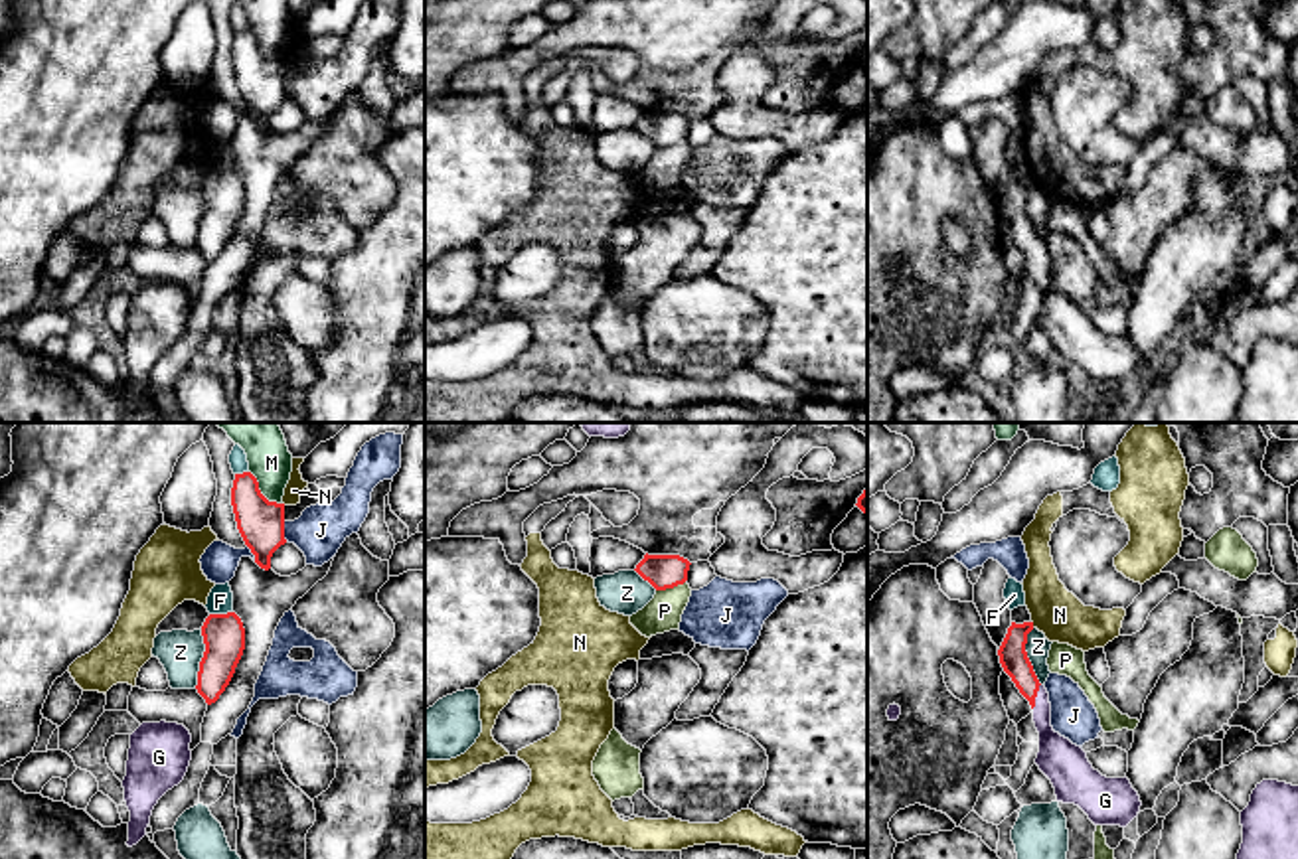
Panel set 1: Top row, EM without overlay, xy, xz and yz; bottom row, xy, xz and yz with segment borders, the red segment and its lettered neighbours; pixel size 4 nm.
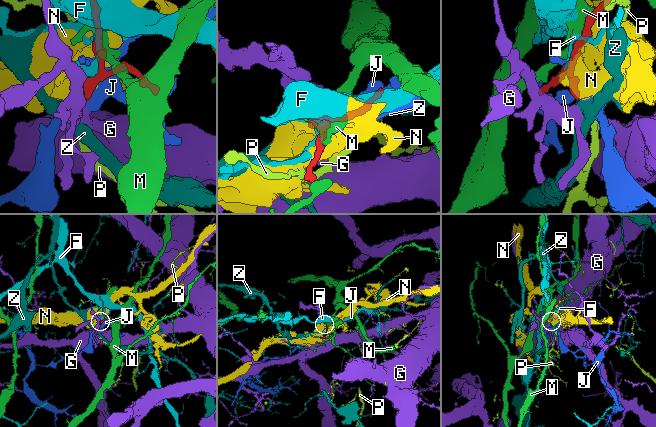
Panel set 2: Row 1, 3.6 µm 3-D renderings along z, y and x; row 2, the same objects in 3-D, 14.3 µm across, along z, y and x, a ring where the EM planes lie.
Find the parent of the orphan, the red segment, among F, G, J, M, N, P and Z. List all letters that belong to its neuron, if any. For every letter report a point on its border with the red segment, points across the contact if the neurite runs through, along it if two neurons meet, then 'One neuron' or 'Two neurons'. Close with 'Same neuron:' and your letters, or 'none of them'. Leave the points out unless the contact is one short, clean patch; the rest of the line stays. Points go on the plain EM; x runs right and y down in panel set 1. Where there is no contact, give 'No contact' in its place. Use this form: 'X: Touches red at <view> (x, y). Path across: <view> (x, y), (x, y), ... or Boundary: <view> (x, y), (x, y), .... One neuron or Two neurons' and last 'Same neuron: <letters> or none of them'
F: Touches red at xy (220, 172). Two neurons
G: Touches red at yz (1036, 253). Path across: yz (1014, 218), (1036, 253), (1046, 293), (1055, 311). One neuron
J: Touches red at xy (283, 89). Two neurons
M: Touches red at xy (259, 50). Two neurons
N: Touches red at yz (1032, 182). Two neurons
P: Touches red at xz (670, 145). Boundary: xz (684, 139), (656, 149). Two neurons
Z: Touches red at xy (202, 216). Boundary: xy (202, 188), (204, 214), (194, 243). Two neurons
Same neuron: G

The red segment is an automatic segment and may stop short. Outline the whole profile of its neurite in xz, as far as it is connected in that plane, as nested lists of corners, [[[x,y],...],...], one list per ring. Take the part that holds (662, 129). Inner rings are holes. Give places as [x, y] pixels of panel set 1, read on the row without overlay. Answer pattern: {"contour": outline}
{"contour": [[[644,113],[636,130],[656,148],[674,146],[688,138],[690,118],[680,113]]]}

